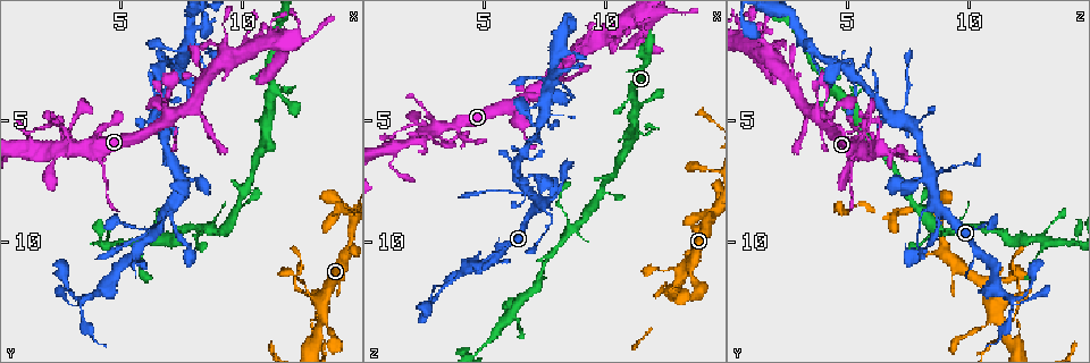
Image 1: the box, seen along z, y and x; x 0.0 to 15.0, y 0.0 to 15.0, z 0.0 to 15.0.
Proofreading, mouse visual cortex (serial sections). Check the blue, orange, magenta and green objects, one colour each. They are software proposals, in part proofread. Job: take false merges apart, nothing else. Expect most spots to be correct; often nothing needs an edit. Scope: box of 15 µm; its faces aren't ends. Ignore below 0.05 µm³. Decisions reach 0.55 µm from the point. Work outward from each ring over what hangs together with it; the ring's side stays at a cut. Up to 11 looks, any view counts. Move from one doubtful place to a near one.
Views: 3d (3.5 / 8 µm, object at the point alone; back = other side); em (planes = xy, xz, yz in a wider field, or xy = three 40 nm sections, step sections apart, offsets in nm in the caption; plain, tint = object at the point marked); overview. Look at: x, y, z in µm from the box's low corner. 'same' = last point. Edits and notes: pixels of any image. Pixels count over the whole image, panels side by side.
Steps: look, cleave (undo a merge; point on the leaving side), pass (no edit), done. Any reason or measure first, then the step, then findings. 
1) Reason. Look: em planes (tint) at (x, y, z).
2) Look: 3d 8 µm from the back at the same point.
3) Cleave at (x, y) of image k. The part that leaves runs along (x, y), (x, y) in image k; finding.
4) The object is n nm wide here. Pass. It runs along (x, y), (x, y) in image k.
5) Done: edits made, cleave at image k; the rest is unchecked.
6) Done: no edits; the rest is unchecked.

Look: 3d 8 µm at (1.5, 6.2, 6.1).

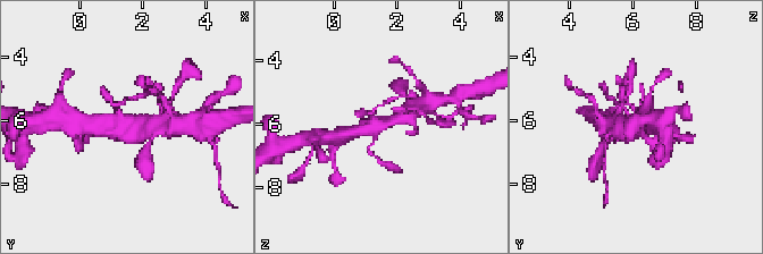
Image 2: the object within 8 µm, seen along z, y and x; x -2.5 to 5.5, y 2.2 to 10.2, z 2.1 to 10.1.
Look: em xy step 3 (tint) at (1.5, 6.1, 6.0).

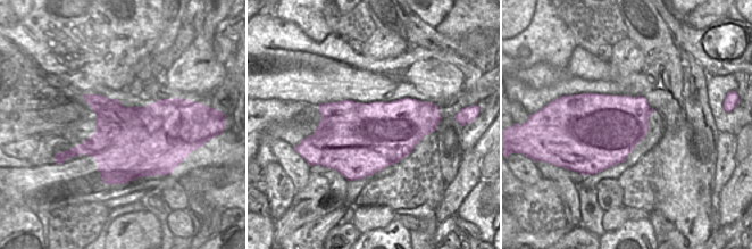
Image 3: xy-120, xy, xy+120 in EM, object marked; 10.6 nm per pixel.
Pass. It runs along (410, 112), (372, 130), (348, 134) in image 2; all the same cell.

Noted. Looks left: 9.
Calibre changes. Look: 3d 3.5 µm from the back at (7.8, 7.1, 9.0).

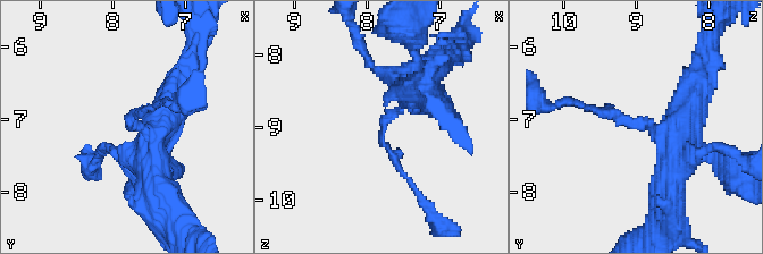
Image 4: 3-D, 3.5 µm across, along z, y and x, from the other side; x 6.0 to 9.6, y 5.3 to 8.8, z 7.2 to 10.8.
The arms are 100, 400 nm wide. Look: em xy step 3 (tint) at (7.75, 7.00, 9.05).

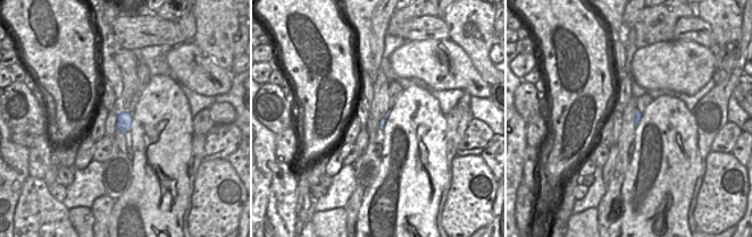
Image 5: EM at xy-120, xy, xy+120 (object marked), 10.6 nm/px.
Pass. It runs along (680, 150), (680, 132), (576, 104) in image 4; continuous, no second cell.

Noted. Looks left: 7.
Look: em planes (tint) at (7.0, 8.7, 8.1).

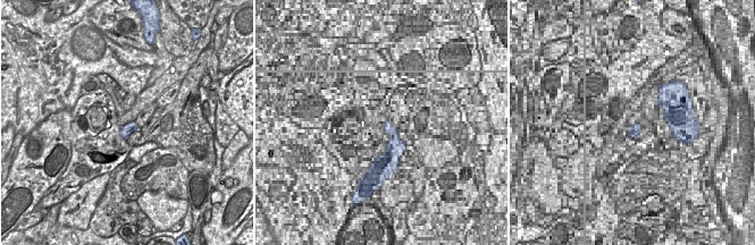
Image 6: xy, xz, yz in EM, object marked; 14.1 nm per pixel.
See where the arms go. Look: 3d 3.5 µm at the same point.

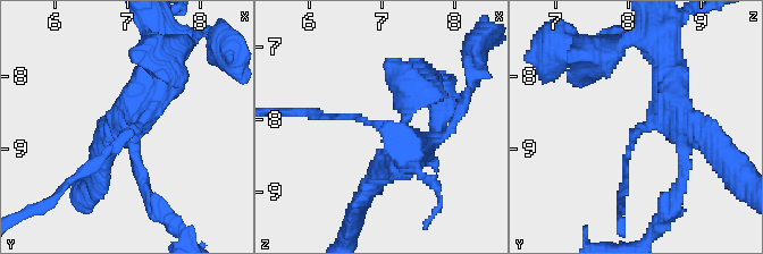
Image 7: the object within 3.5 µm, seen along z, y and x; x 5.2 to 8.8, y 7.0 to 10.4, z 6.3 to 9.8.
Pass. It runs along (696, 124), (636, 130), (627, 176) in image 7; one cell here.

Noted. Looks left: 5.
A fork. Look: 3d 8 µm at (8.6, 9.5, 9.4).

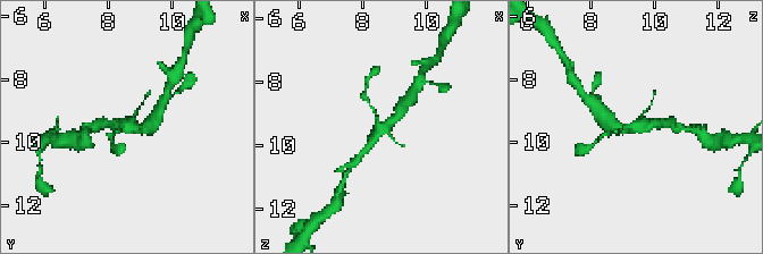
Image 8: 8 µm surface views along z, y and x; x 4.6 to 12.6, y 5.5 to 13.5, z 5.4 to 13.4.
Look: em planes (tint) at (8.6, 9.4, 9.4).

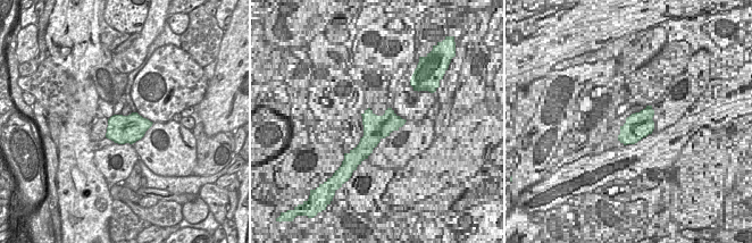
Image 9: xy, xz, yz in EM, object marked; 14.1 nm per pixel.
Pass. It runs along (404, 106), (361, 154) in image 8; all the same cell.

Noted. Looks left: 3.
Done: no edits; the rest is unchecked.

